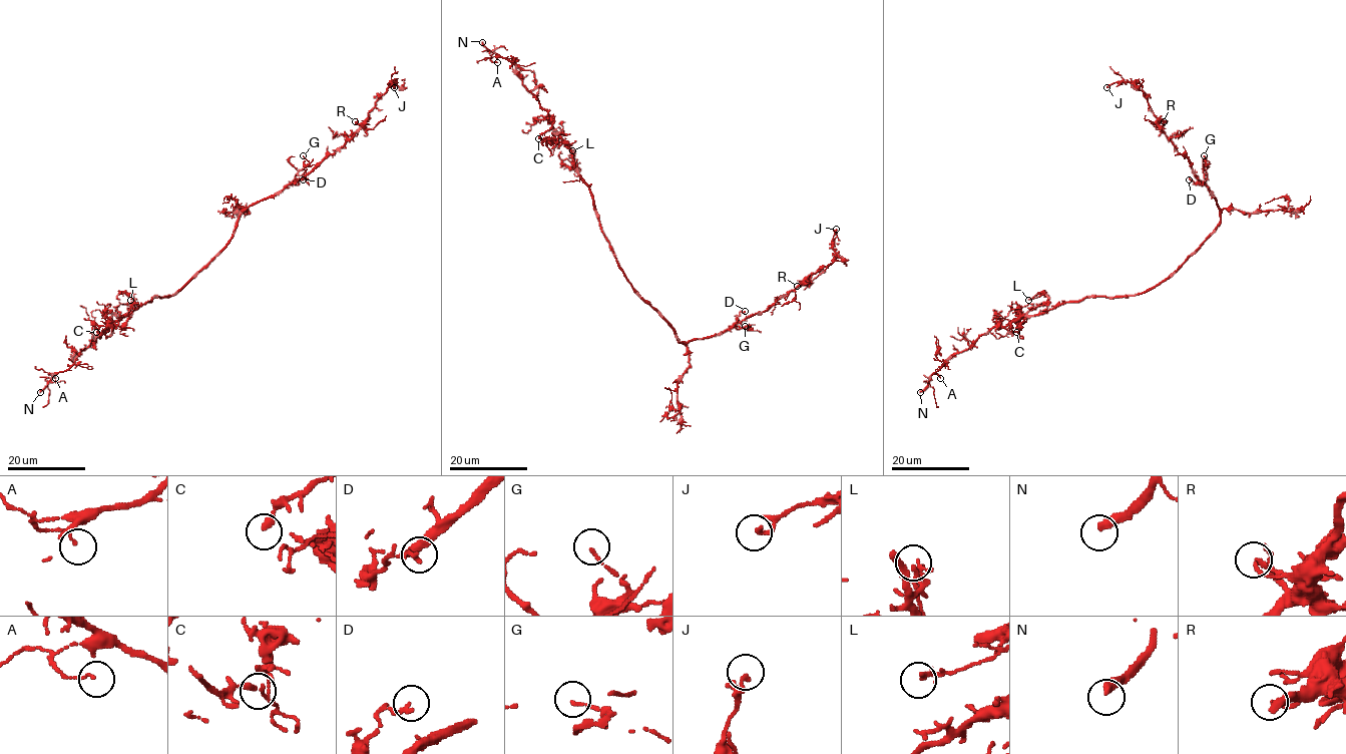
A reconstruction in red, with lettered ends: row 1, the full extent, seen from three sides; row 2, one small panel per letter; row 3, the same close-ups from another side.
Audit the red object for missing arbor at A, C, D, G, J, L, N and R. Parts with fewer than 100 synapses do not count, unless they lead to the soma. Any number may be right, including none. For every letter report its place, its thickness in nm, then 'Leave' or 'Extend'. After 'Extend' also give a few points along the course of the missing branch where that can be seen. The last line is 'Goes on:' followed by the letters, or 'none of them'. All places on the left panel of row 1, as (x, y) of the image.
A: Place: (55, 378). Thickness 100 nm. Leave
C: Place: (96, 332). Thickness 240 nm. Leave
D: Place: (303, 179). Thickness 200 nm. Leave
G: Place: (303, 155). Thickness 110 nm. Leave
J: Place: (394, 87). Thickness 140 nm. Leave
L: Place: (130, 300). Thickness 190 nm. Leave
N: Place: (40, 392). Thickness 360 nm. Extend
R: Place: (355, 121). Thickness 220 nm. Leave
Goes on: N

